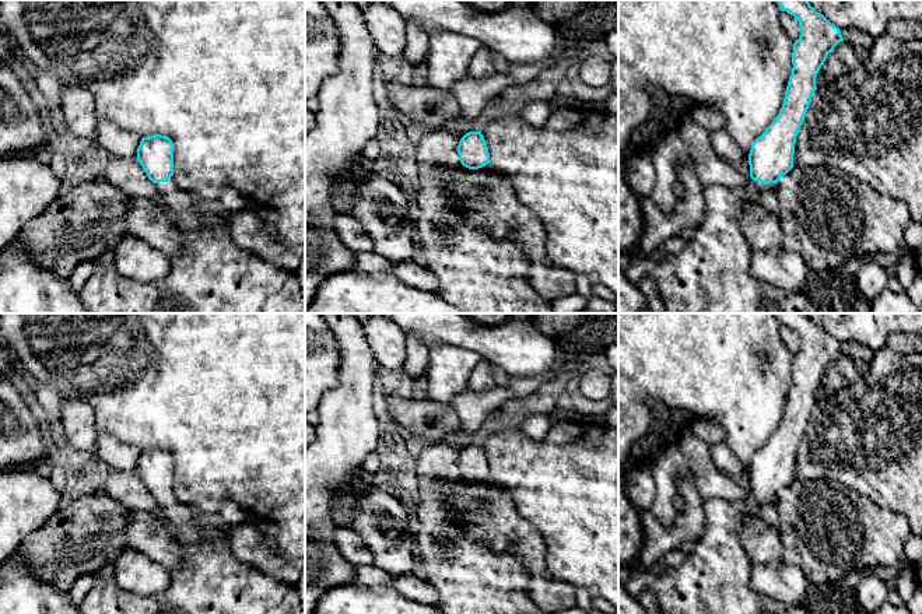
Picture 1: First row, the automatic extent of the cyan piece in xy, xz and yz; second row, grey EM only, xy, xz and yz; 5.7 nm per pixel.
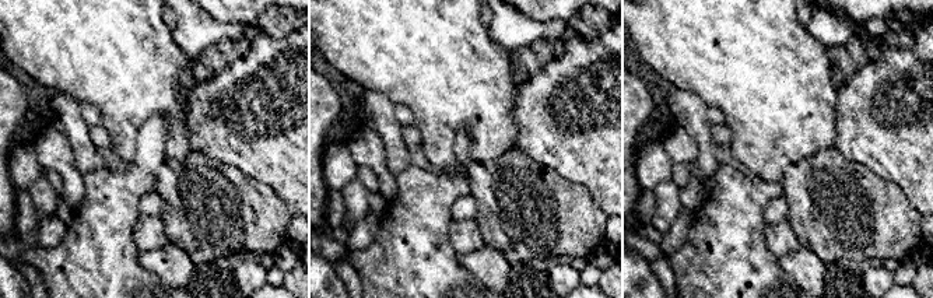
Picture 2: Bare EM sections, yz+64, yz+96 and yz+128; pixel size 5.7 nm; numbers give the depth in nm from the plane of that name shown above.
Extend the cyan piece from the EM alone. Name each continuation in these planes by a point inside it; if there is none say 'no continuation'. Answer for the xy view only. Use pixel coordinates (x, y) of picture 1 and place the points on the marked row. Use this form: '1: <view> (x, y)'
1: xy (175, 200)

